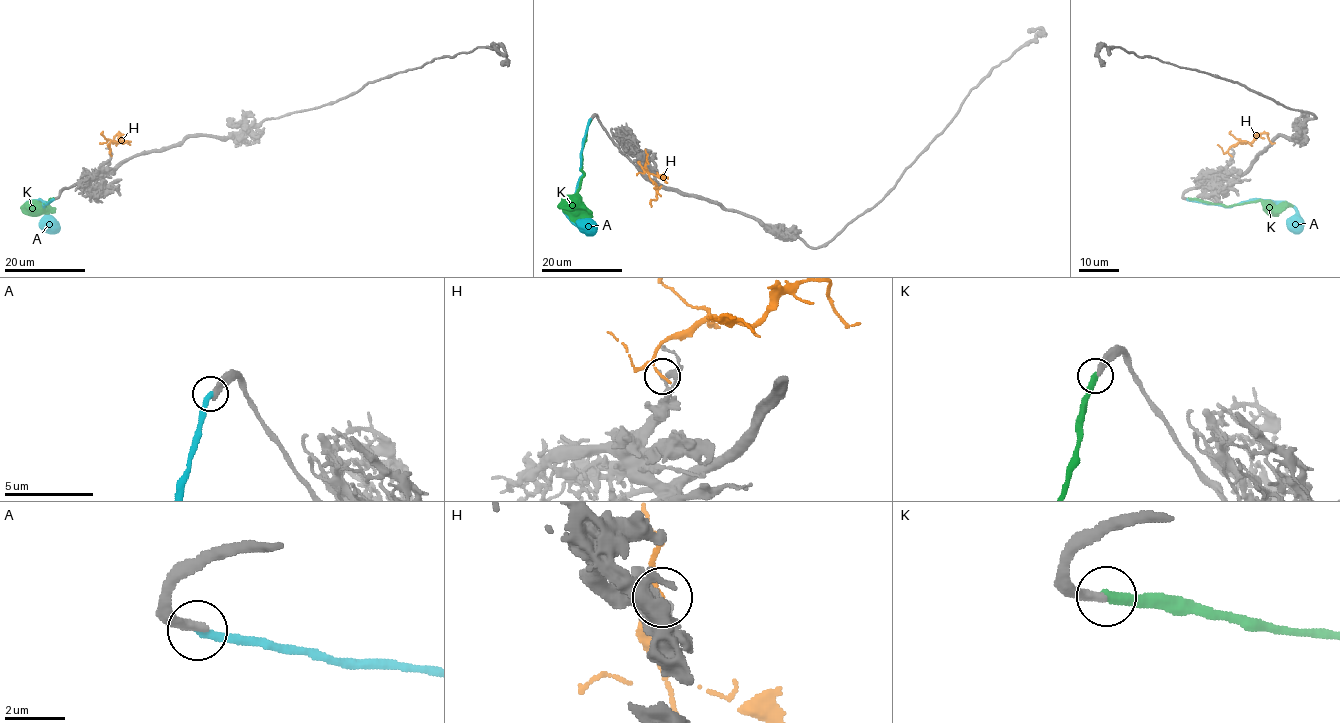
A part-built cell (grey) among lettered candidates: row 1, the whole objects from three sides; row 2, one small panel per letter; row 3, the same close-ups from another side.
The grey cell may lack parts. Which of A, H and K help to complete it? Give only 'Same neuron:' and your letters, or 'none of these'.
Same neuron: K

